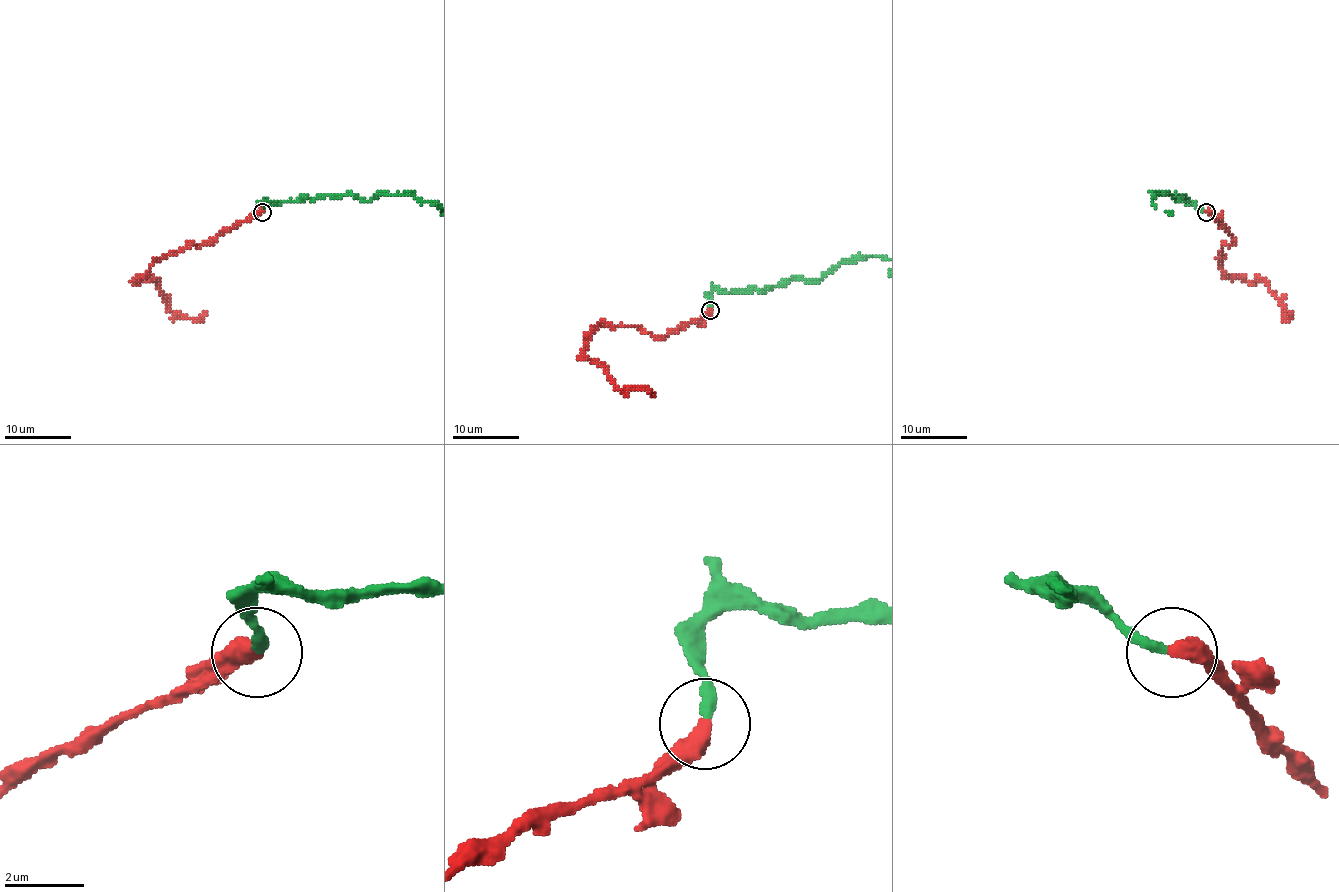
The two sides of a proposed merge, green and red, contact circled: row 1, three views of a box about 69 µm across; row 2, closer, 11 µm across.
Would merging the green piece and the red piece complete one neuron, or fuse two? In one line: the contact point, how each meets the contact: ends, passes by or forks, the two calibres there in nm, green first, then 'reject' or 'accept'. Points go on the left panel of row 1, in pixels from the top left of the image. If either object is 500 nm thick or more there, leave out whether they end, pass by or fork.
at (262, 212); 280 nm thick on the green side, 500 nm on the other; accept

